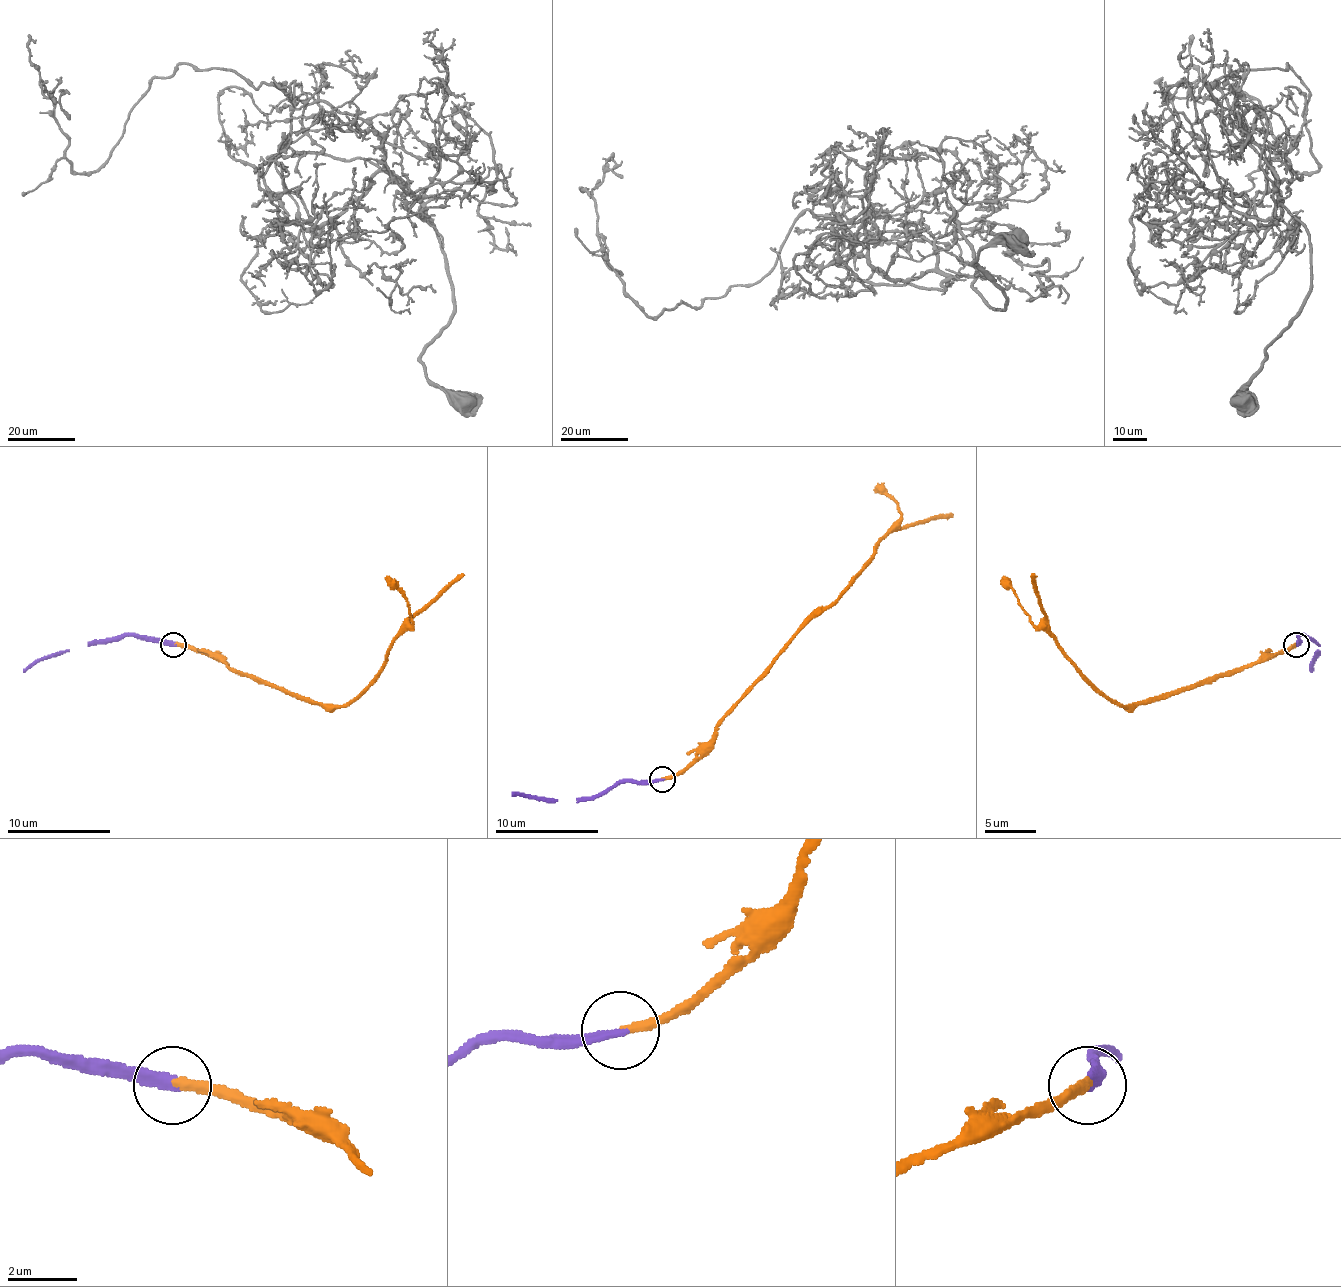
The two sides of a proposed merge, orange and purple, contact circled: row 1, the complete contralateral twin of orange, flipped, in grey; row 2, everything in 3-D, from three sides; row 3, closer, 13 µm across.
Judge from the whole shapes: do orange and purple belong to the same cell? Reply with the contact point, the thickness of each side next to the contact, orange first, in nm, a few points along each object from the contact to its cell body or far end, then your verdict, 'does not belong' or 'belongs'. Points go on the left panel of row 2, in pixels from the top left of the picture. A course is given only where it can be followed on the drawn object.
at (173, 644); 280 nm thick on the orange side, 280 nm on the other; orange runs (172, 644), (188, 644), (214, 654), (227, 667), (315, 703), (346, 706), (379, 672), (400, 631), (464, 574); purple runs (172, 644), (126, 636), (92, 641), (87, 646), (48, 654), (23, 672); belongs

